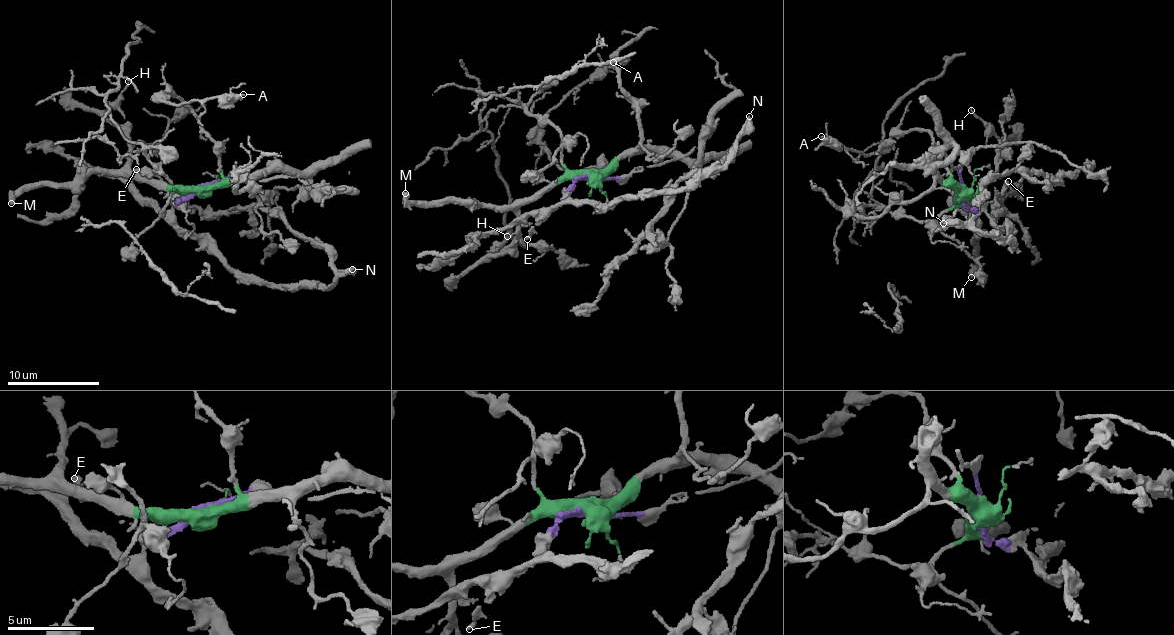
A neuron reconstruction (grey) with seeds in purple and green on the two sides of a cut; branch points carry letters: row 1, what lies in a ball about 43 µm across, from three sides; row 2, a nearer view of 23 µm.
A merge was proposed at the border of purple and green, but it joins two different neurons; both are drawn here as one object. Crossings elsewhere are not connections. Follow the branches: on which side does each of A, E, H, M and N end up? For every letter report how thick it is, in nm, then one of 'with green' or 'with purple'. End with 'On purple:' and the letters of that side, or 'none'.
A: calibre 300 nm; with green
E: calibre 240 nm; with purple
H: calibre 130 nm; with green
M: calibre 480 nm; with green
N: calibre 400 nm; with purple
On purple: E, N

